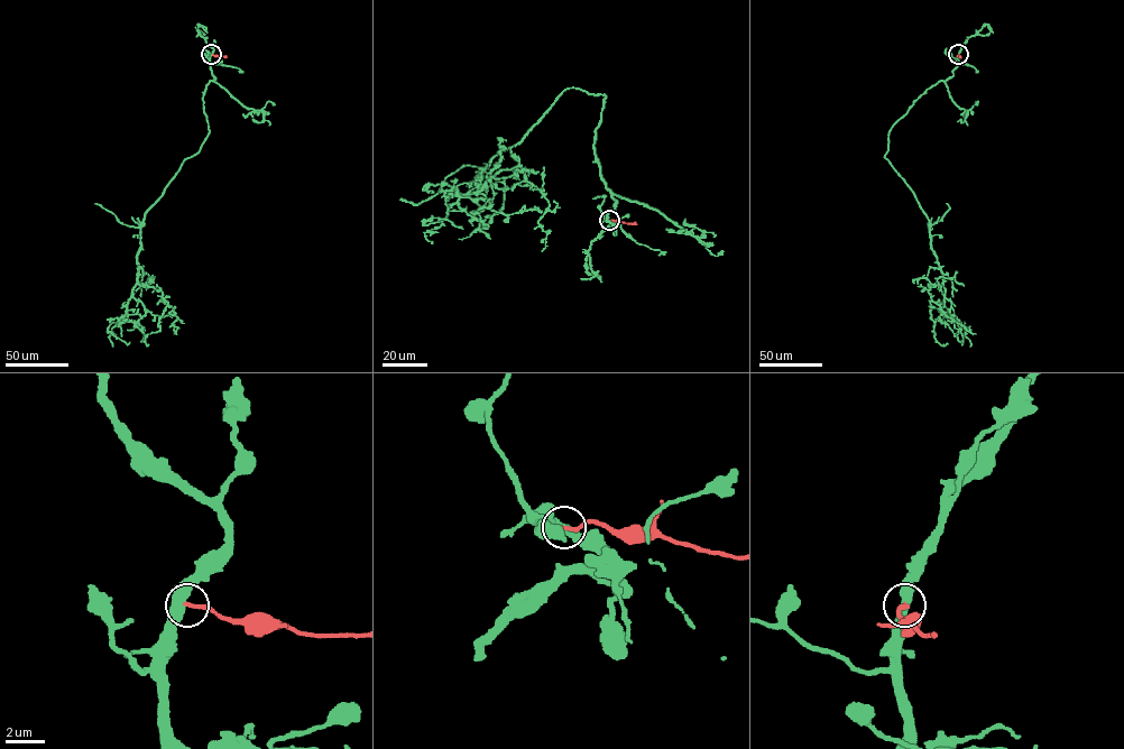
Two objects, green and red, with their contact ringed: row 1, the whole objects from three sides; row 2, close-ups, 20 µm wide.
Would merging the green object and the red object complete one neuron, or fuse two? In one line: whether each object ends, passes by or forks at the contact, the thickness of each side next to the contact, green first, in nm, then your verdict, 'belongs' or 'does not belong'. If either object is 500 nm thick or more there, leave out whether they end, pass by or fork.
green passes by; red ends; calibres 480 and 200 nm; does not belong

